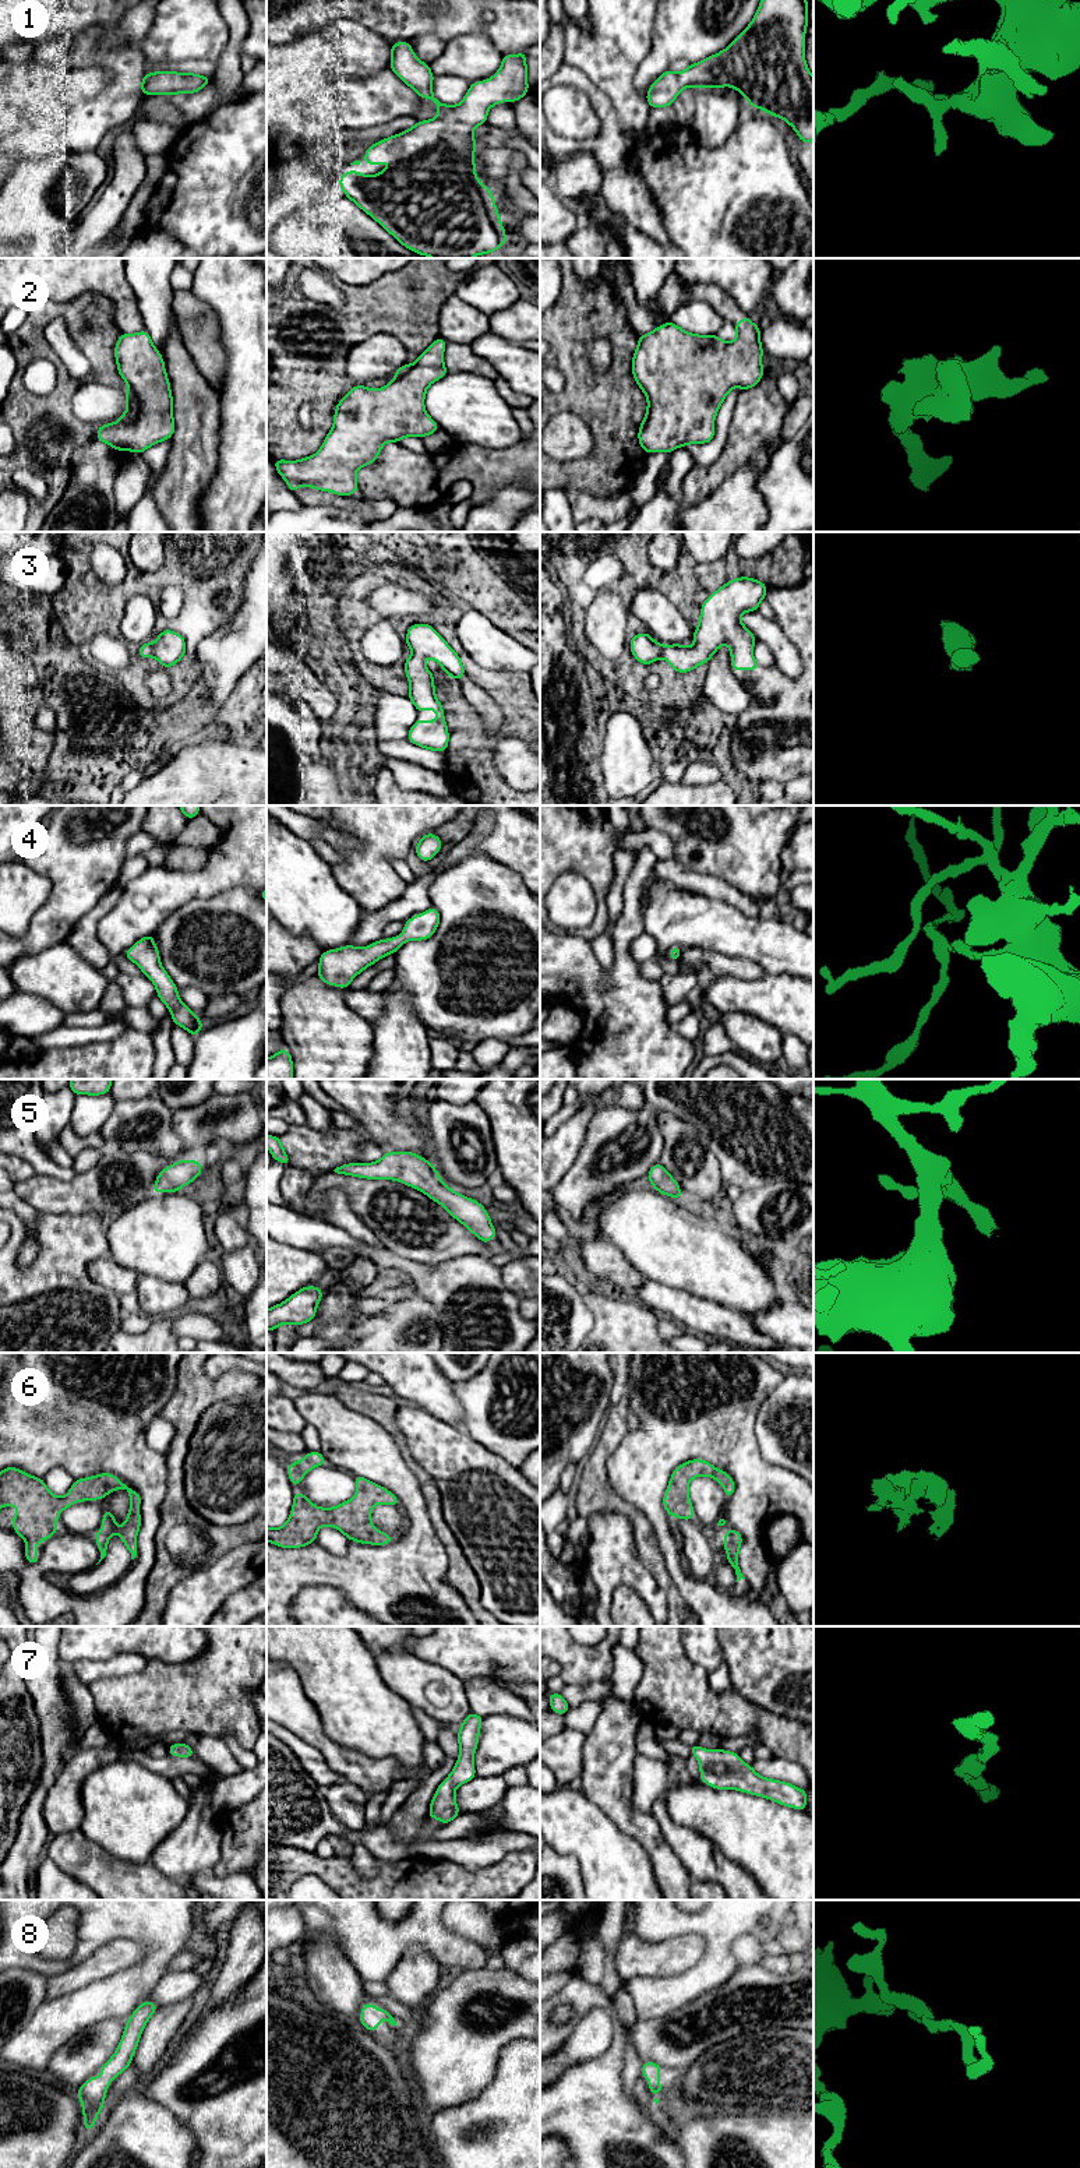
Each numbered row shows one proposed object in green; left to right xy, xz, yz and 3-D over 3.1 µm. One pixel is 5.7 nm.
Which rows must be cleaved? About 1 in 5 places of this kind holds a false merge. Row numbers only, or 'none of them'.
2

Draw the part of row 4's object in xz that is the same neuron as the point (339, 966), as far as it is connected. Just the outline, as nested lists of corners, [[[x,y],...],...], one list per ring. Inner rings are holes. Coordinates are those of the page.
[[[431,906],[424,913],[414,914],[410,920],[405,921],[405,928],[400,935],[375,941],[364,948],[346,945],[338,949],[324,951],[318,959],[320,969],[317,976],[324,983],[343,990],[370,965],[378,962],[388,953],[396,953],[406,941],[431,938],[440,921],[441,914]]]

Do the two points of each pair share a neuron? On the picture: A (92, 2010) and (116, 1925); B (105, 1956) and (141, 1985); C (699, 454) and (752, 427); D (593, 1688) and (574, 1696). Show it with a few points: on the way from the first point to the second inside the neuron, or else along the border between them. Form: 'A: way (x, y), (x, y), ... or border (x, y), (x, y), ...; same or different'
A: way (120, 1992), (151, 1962), (151, 1943), (144, 1936); same
B: border (145, 1946), (145, 1953), (136, 1963), (92, 1983); different
C: border (734, 409), (723, 450), (705, 466); different
D: way (589, 1692), (578, 1694); same

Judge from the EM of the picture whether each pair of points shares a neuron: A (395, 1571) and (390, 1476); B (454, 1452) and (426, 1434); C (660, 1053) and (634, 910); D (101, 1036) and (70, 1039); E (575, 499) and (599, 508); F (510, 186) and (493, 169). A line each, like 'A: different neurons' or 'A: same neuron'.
A: same neuron
B: same neuron
C: same neuron
D: same neuron
E: same neuron
F: different neurons

